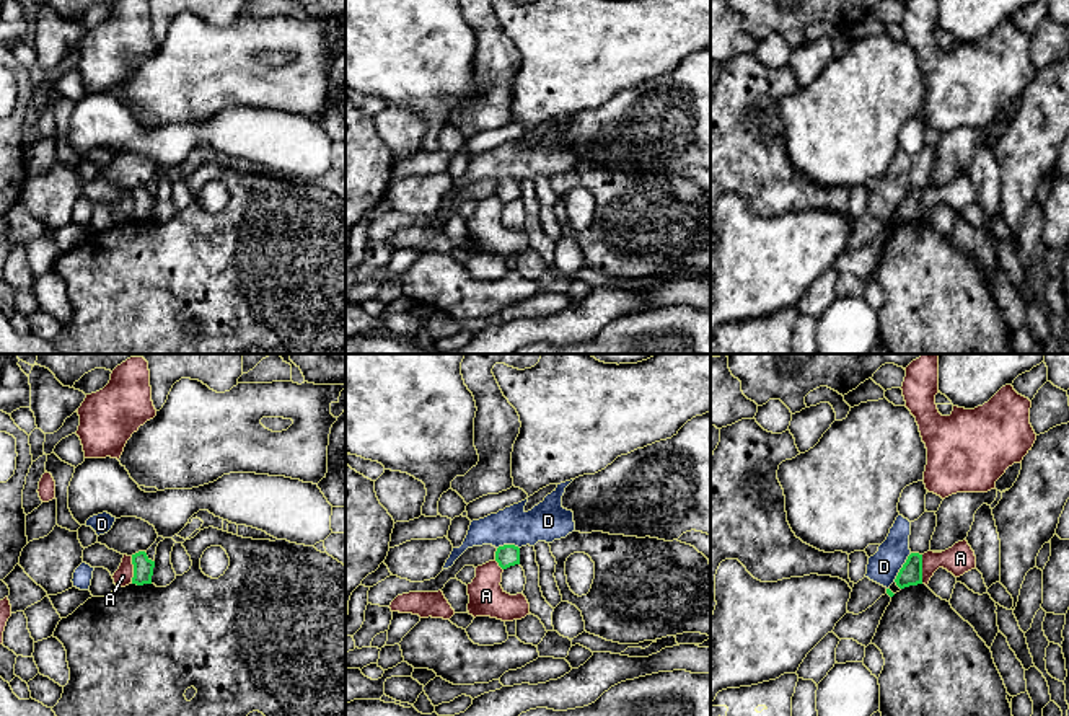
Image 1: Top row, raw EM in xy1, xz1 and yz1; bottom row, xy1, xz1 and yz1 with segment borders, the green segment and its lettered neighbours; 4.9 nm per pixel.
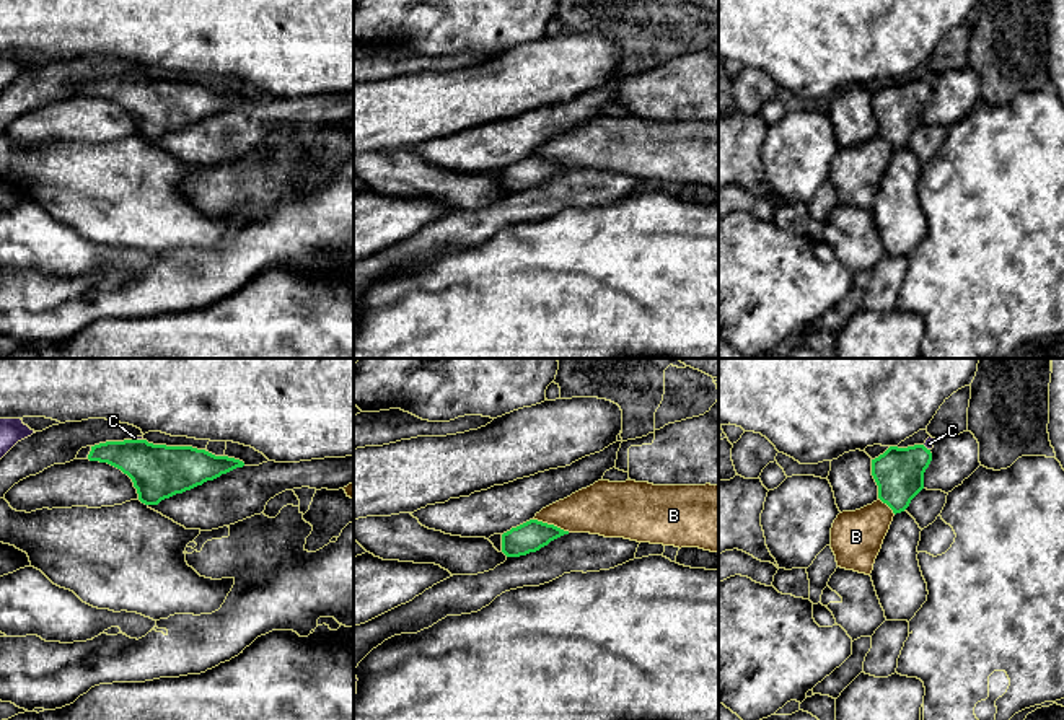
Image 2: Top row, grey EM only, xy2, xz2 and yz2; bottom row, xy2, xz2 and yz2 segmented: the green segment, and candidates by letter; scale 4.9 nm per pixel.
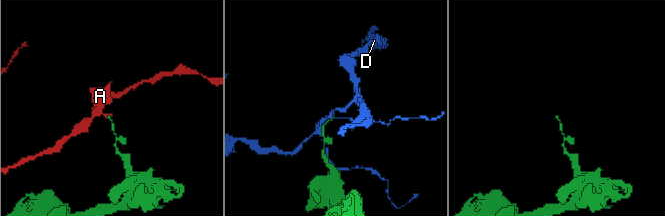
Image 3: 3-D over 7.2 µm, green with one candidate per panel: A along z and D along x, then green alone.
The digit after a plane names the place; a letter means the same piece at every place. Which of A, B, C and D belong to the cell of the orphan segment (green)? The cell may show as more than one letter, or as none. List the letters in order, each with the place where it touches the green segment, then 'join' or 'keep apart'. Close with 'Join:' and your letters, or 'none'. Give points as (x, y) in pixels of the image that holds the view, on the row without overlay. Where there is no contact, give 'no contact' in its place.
A: yz1 (921, 204) | keep apart
B: xz2 (551, 160) | keep apart
C: xy2 (137, 75) | join
D: yz1 (901, 203) | keep apart
Join: C

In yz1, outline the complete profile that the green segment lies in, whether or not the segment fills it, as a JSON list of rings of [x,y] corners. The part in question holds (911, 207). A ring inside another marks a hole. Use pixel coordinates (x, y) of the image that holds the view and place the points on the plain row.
[[[911,188],[900,204],[895,217],[900,223],[922,219],[922,189]]]

